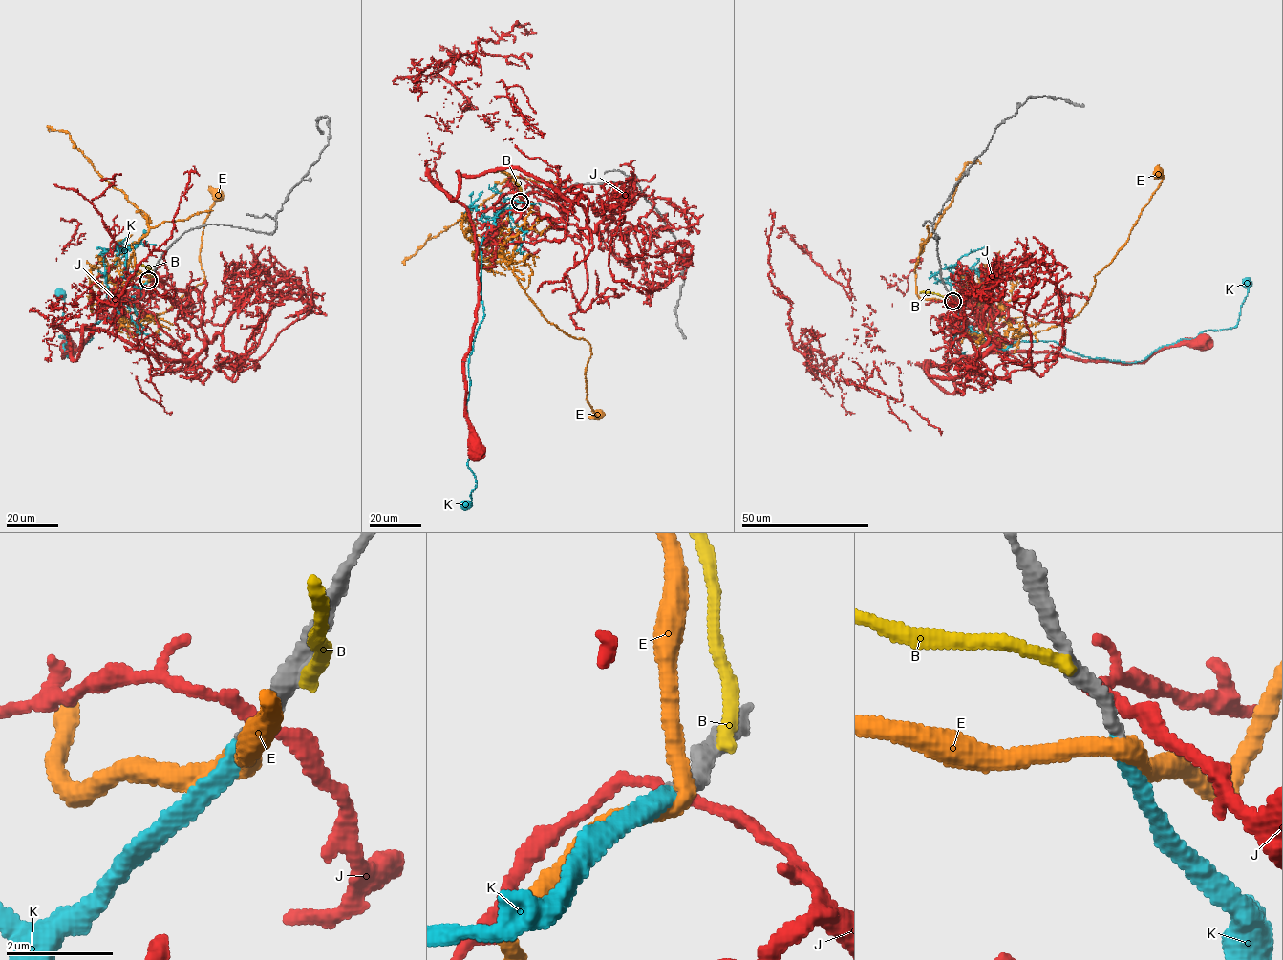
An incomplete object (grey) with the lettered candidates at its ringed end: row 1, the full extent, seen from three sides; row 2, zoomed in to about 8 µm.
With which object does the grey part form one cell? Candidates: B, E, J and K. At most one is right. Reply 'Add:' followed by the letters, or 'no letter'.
Add: K

